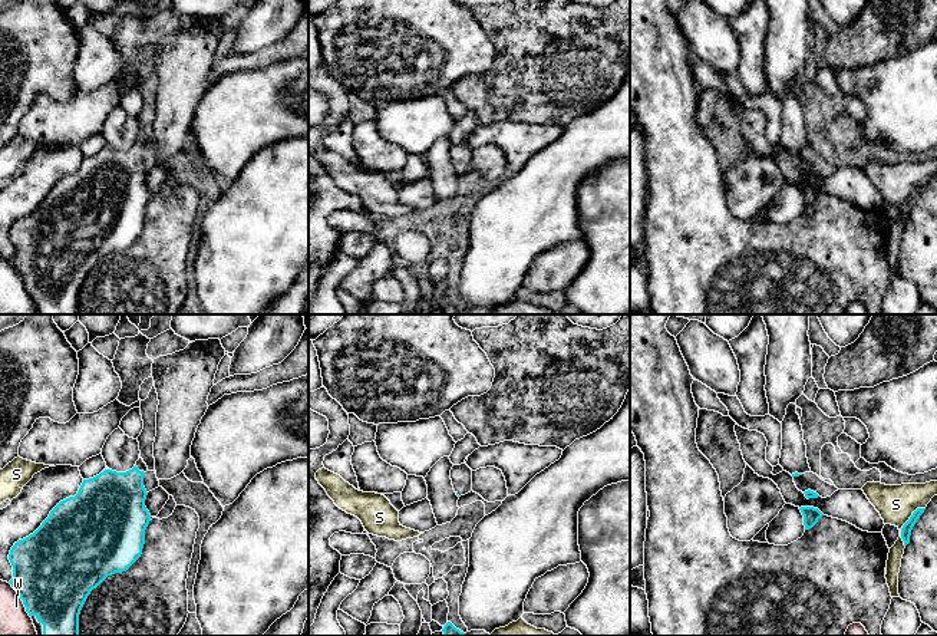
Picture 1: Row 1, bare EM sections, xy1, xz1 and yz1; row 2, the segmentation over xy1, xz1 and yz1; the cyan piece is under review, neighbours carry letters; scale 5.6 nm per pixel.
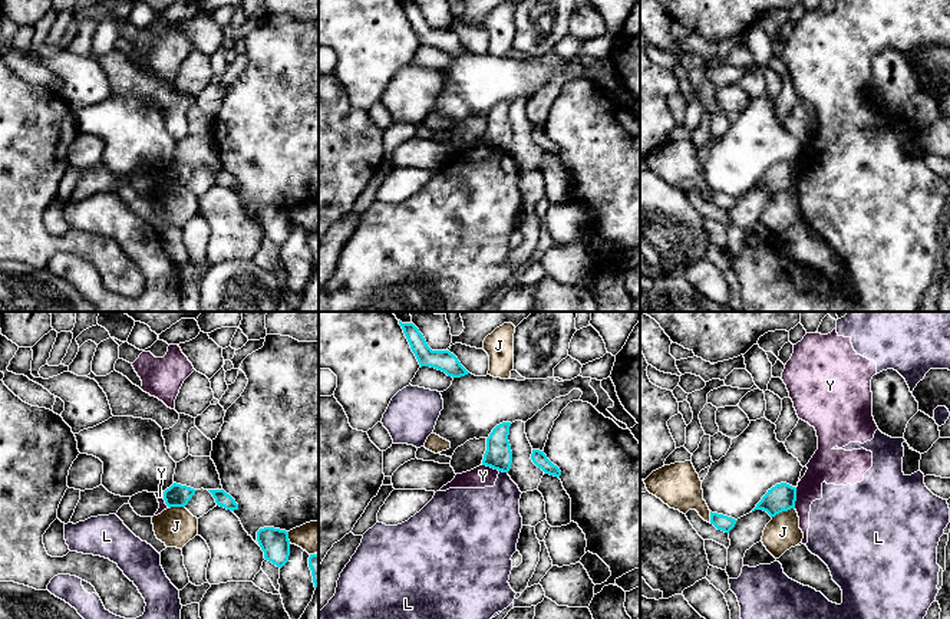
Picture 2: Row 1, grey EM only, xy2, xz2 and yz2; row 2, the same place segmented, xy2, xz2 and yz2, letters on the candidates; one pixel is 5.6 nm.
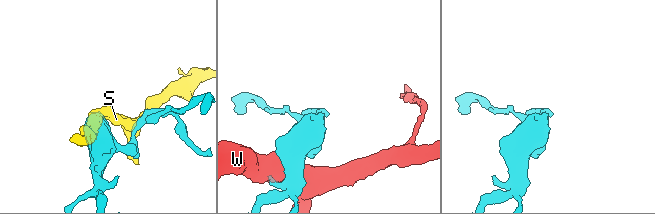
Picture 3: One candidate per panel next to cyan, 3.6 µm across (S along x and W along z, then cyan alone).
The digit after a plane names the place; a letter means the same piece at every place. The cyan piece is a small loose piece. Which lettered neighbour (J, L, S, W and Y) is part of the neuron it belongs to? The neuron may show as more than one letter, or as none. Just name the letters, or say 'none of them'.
none of them

